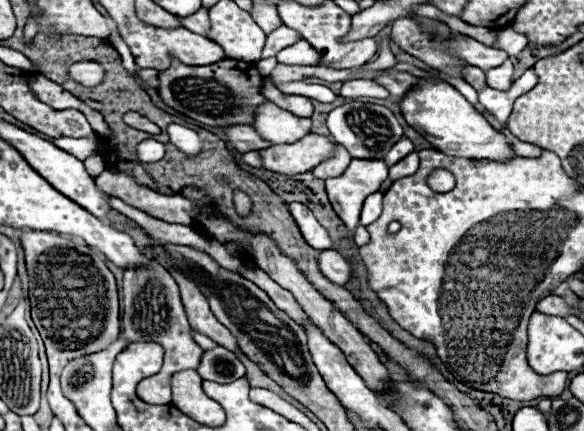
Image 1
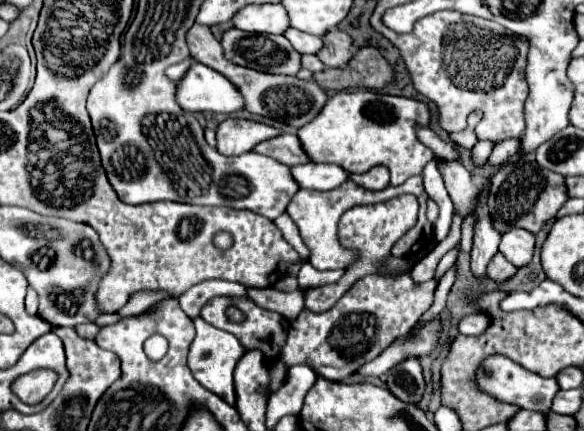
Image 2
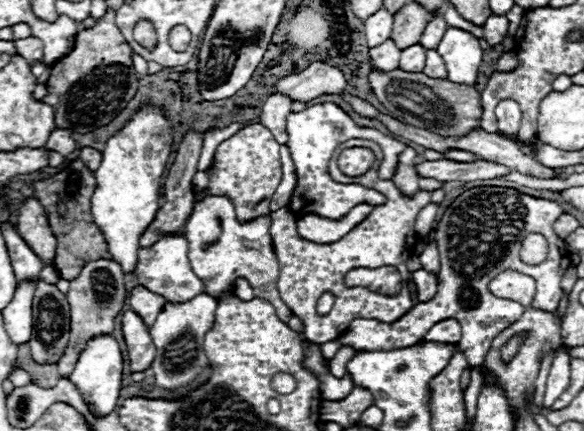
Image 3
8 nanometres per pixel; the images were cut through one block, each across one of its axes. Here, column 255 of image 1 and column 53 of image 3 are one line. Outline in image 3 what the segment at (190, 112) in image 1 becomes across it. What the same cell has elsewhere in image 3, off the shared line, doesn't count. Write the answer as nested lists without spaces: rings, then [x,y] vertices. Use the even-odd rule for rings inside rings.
[[[108,8],[104,18],[96,26],[78,32],[74,50],[68,56],[64,56],[62,60],[58,60],[56,64],[52,64],[50,78],[46,80],[48,94],[42,98],[42,102],[50,104],[54,108],[54,122],[58,128],[78,132],[78,134],[92,132],[94,128],[106,126],[110,120],[114,120],[114,116],[118,116],[126,108],[126,104],[134,98],[134,94],[138,90],[138,76],[136,76],[132,58],[130,58],[132,48],[126,44],[122,32],[114,24],[114,16],[116,16],[116,12]]]

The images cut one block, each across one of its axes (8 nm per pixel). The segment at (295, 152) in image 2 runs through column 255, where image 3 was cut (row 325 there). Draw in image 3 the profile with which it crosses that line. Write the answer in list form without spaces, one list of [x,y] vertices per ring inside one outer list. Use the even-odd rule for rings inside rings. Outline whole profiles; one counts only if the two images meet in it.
[[[144,286],[132,288],[130,296],[128,296],[128,304],[134,308],[134,312],[138,312],[138,316],[142,316],[142,320],[146,320],[148,326],[154,324],[164,302],[166,300],[160,294],[154,294]]]

